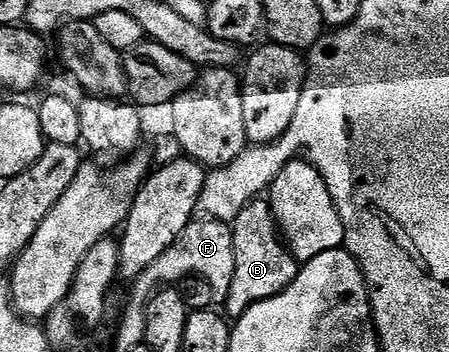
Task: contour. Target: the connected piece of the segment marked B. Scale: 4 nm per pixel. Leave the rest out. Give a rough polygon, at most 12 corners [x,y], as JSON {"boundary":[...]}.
{"boundary":[[268,200],[231,223],[236,319],[283,292],[299,262],[279,239]]}

